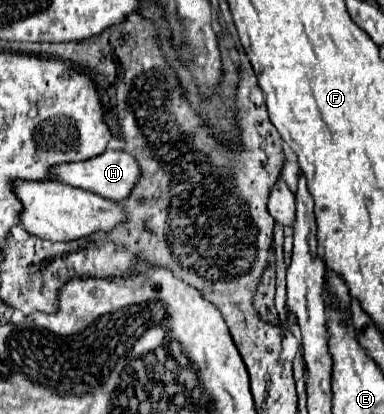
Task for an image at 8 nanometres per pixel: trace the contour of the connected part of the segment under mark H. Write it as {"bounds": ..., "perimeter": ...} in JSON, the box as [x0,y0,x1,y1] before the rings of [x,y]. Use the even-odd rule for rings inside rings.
{"bounds":[51,150,139,202],"perimeter":[[[105,150],[103,154],[99,154],[95,158],[89,158],[89,160],[83,160],[83,162],[53,166],[51,168],[51,178],[55,182],[77,186],[81,190],[99,194],[101,198],[119,202],[119,200],[123,200],[123,198],[129,196],[133,184],[137,182],[137,178],[139,178],[139,166],[137,166],[137,162],[135,162],[133,156],[129,156],[129,154],[121,152],[121,150]]]}

